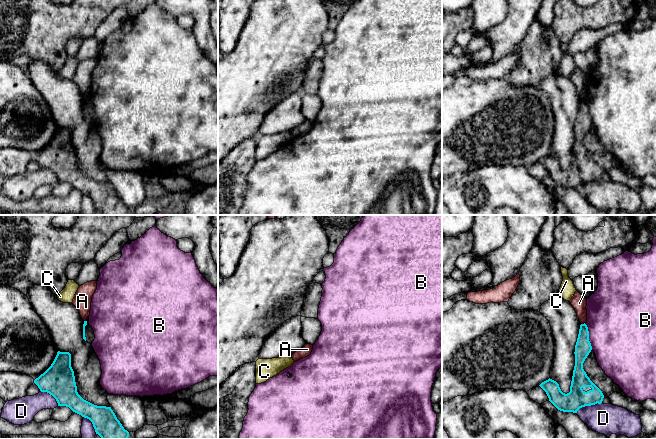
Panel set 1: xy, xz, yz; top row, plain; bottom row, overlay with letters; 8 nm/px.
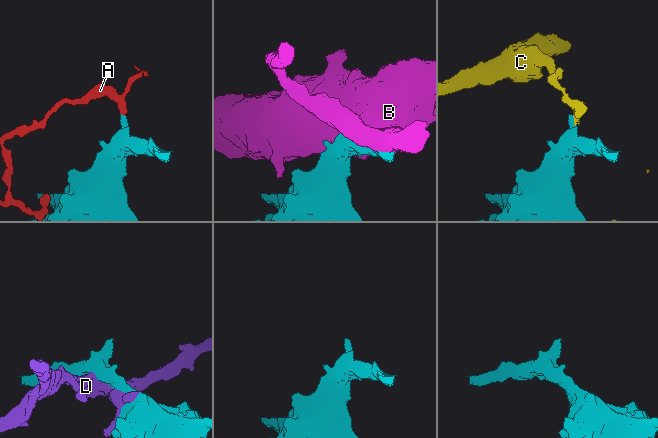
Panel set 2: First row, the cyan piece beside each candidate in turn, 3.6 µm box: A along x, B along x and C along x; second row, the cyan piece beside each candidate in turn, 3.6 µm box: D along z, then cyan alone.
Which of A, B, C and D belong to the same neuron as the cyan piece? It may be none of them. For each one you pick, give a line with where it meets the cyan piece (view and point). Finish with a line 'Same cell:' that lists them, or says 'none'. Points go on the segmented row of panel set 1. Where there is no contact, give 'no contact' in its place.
Same cell: none

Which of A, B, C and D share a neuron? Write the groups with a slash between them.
A / B / C / D

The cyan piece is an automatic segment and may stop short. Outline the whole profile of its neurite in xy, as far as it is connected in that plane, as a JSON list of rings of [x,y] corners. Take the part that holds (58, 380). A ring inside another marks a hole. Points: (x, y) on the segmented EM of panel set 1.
[[[58,351],[51,366],[34,383],[41,392],[52,395],[58,406],[69,407],[89,419],[101,439],[128,439],[129,432],[124,429],[111,407],[94,405],[78,394],[69,352]]]

